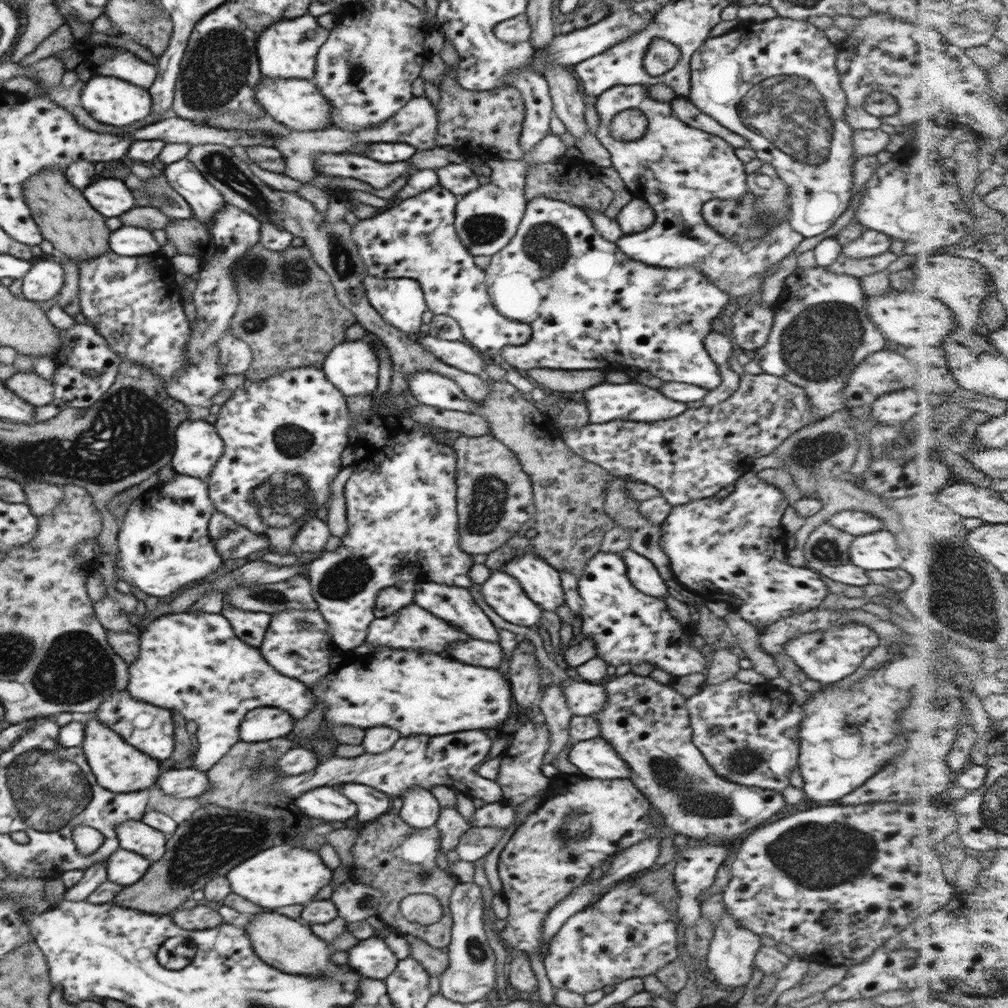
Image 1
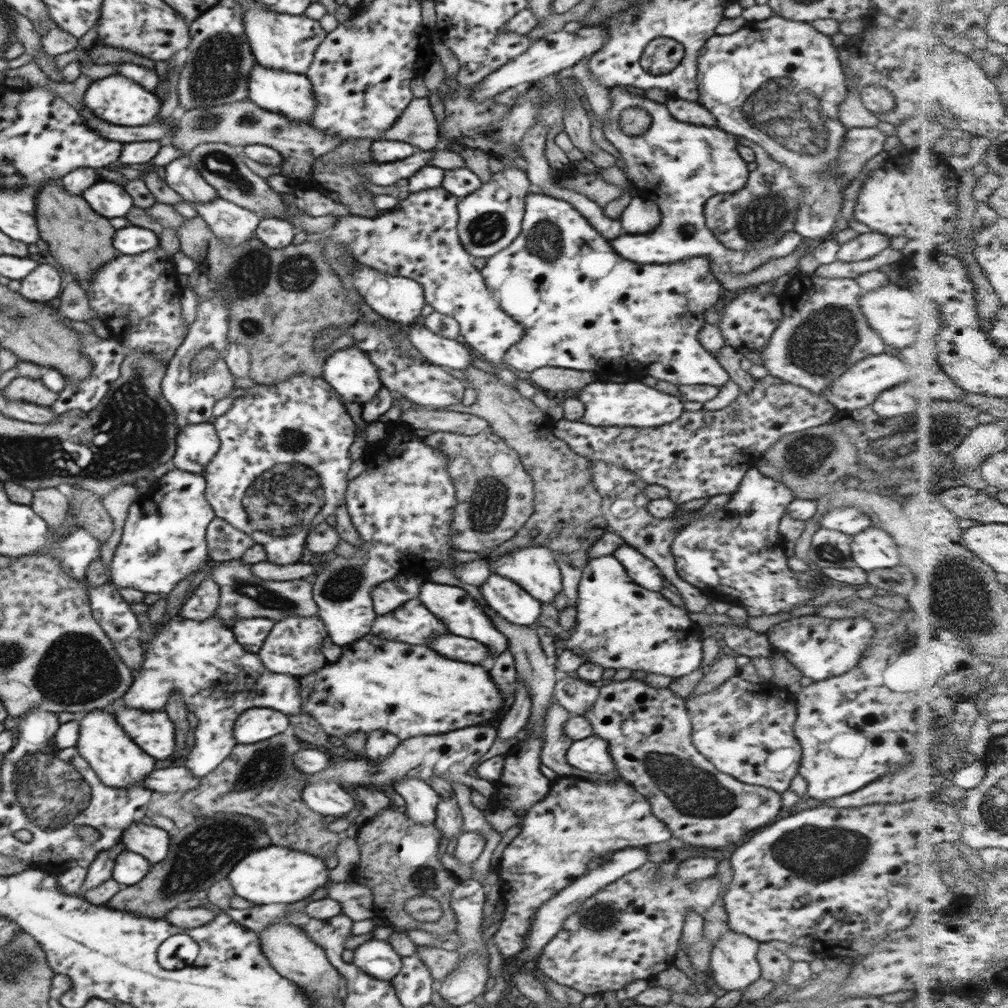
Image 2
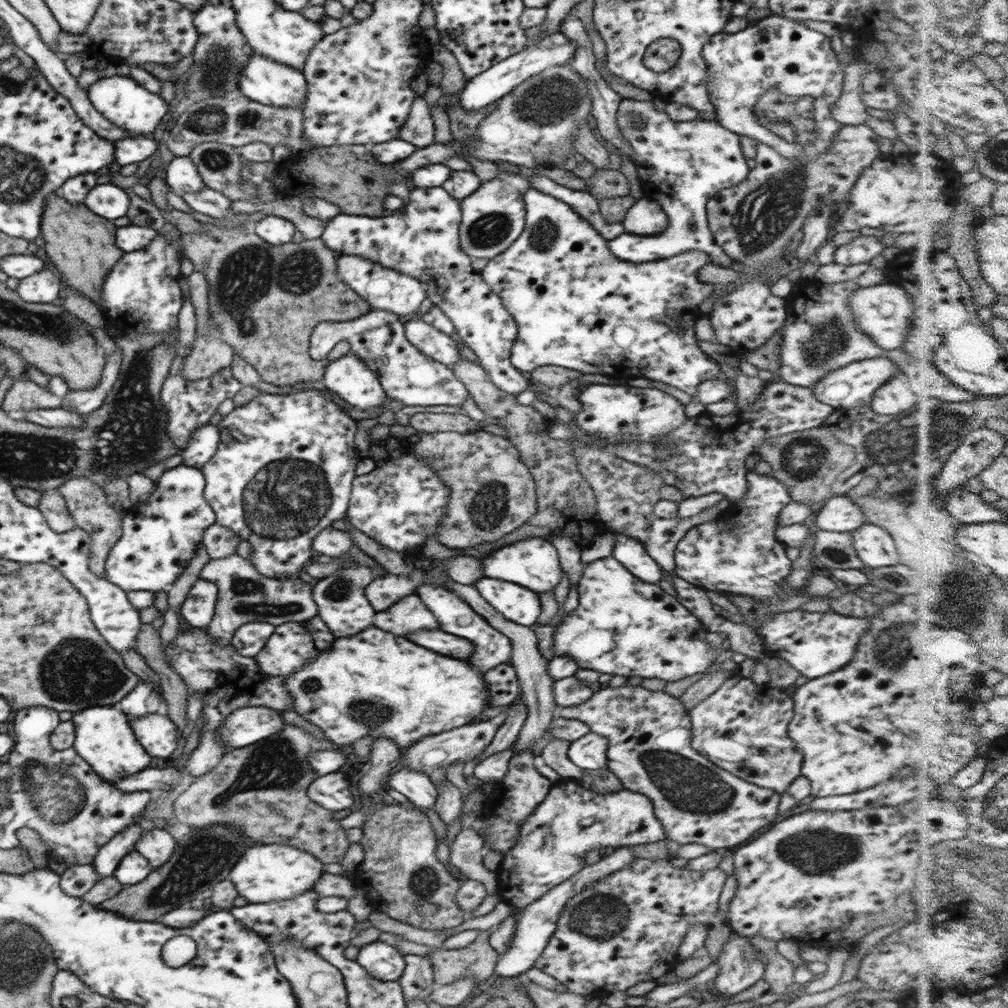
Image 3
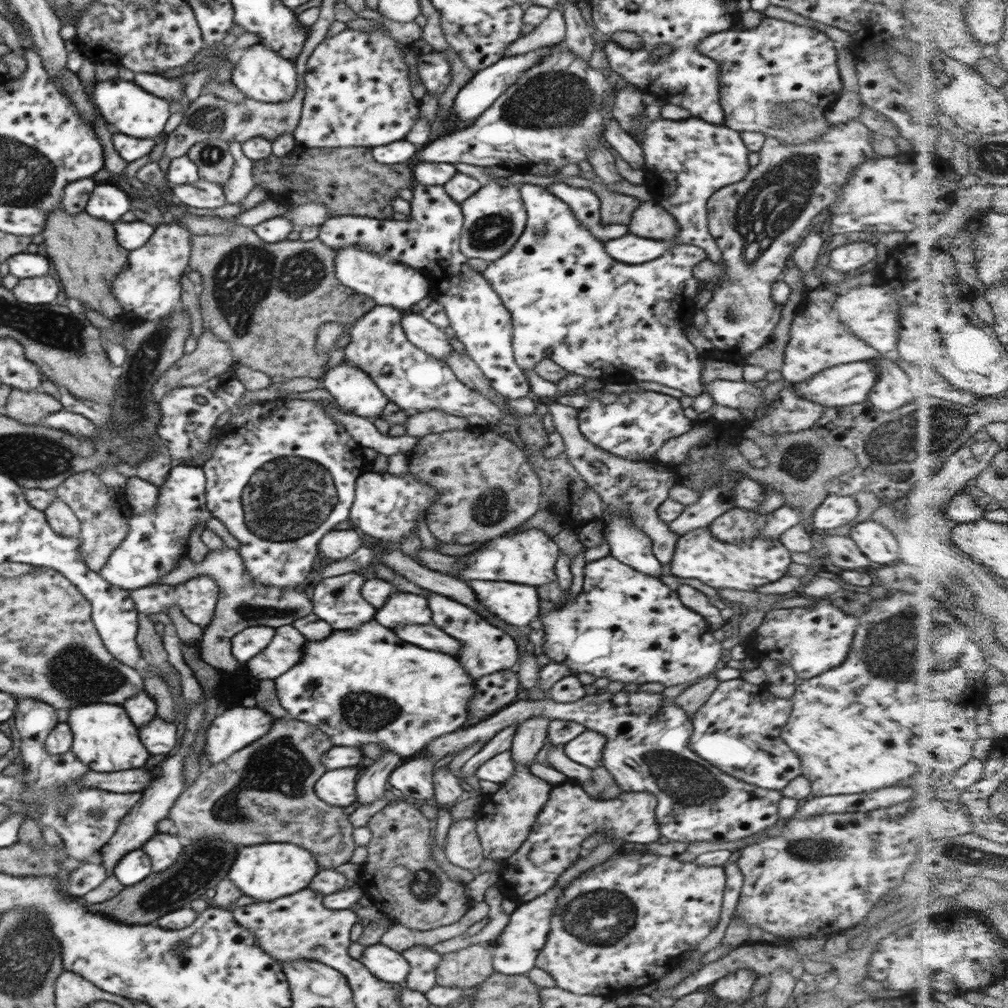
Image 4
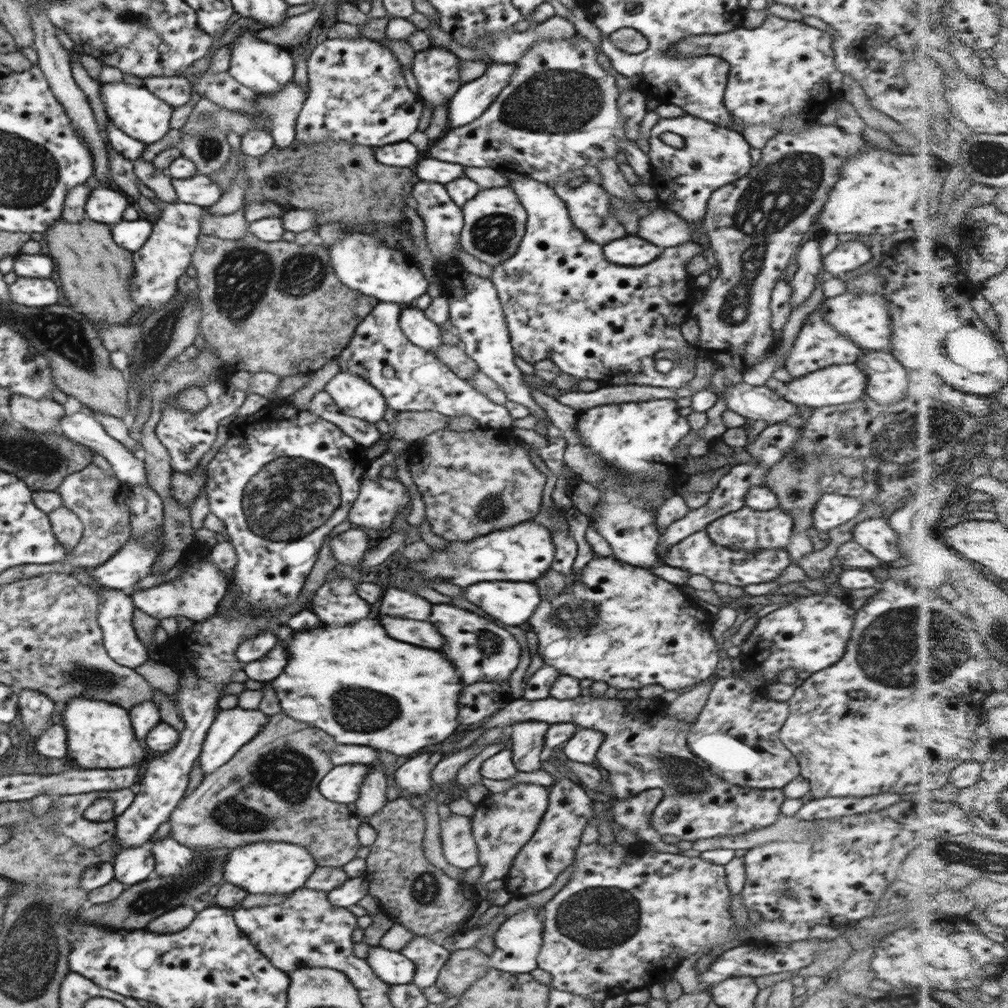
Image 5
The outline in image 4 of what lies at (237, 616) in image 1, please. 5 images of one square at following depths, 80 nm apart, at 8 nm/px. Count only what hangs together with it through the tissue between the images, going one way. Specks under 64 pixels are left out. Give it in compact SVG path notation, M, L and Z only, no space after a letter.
M267 626L248 627L241 630L231 640L232 656L243 665L268 646L274 633L275 629Z

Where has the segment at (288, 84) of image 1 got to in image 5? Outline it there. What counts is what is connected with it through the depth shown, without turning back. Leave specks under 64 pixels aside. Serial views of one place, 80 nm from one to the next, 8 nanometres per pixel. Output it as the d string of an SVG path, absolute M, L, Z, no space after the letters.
M246 31L232 41L230 66L227 73L240 84L255 90L258 94L276 94L293 81L294 60L290 52L269 41L256 39L256 32Z

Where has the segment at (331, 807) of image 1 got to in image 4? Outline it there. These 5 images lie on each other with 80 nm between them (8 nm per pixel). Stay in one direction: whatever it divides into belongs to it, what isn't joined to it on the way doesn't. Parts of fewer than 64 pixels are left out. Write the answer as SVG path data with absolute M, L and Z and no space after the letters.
M355 766L327 771L314 786L316 796L326 804L334 806L345 807L354 804L357 801L358 773Z

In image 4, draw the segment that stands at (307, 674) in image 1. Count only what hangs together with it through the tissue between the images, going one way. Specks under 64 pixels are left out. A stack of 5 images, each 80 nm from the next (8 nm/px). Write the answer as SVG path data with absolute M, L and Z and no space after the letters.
M290 624L275 628L274 636L258 654L246 662L248 677L275 680L288 672L304 656L306 638Z

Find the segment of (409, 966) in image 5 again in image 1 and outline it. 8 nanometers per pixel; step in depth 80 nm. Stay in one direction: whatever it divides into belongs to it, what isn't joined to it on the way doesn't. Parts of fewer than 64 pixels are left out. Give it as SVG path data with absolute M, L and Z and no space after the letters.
M380 936L358 941L358 944L347 950L347 955L347 966L374 980L389 977L399 961Z

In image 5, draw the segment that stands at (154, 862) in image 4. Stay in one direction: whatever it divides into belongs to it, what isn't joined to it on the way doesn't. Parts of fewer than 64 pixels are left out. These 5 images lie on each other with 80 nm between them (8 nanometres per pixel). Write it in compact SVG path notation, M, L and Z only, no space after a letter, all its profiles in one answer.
M171 835L153 842L151 850L155 859L156 874L160 877L183 875L185 868L194 860L192 849L178 844Z

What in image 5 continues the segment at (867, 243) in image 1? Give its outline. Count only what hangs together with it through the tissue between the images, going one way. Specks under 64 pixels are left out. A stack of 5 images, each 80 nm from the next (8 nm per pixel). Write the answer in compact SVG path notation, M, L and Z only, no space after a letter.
M860 240L839 243L830 254L822 258L823 270L834 277L842 276L846 272L859 269L872 258L870 247L860 242Z

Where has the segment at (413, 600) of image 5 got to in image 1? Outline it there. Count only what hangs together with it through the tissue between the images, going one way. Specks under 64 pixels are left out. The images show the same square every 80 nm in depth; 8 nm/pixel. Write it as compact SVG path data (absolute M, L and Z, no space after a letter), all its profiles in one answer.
M410 603L406 608L398 610L390 616L375 618L368 627L366 642L372 646L386 646L388 648L402 648L402 650L422 650L434 654L446 654L448 646L459 640L470 640L468 634L452 628L448 622L438 620L436 616L424 610L421 606Z

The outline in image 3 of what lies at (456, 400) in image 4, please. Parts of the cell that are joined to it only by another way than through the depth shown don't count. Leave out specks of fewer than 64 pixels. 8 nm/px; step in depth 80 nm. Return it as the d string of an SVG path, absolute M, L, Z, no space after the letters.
M377 309L350 321L322 321L313 328L309 353L313 360L327 359L328 352L337 342L348 341L351 346L350 353L358 356L358 360L366 362L366 366L378 374L378 380L388 399L398 400L404 406L458 406L464 408L465 400L470 397L465 384L454 376L451 368L431 360L413 344L410 344L405 335L404 325L404 320L400 319L396 313Z

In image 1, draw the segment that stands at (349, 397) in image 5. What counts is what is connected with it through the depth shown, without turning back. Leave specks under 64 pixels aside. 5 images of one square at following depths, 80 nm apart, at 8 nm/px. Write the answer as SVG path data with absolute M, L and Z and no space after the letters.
M363 339L337 344L327 354L321 370L345 397L372 394L378 386L379 360Z

